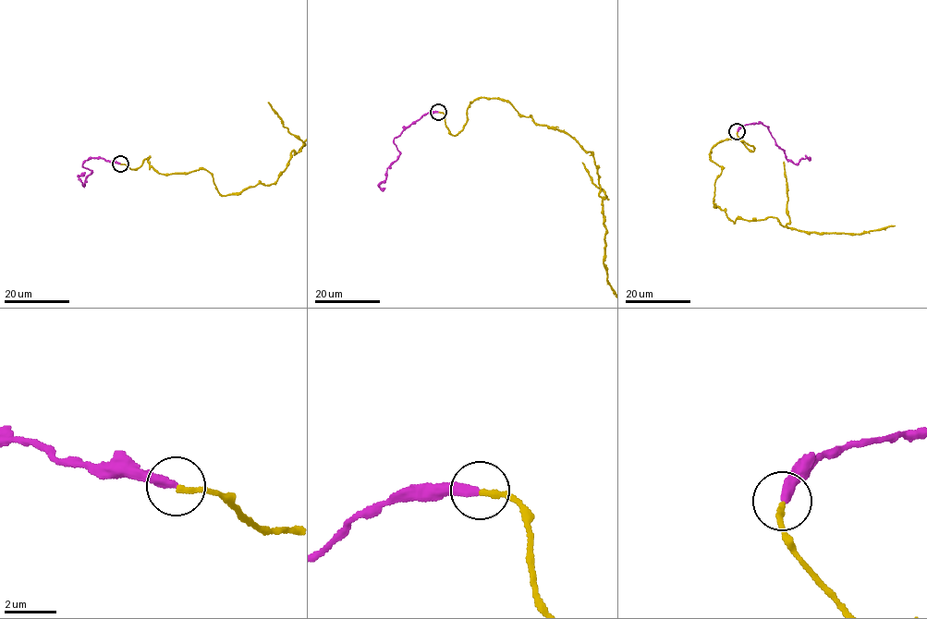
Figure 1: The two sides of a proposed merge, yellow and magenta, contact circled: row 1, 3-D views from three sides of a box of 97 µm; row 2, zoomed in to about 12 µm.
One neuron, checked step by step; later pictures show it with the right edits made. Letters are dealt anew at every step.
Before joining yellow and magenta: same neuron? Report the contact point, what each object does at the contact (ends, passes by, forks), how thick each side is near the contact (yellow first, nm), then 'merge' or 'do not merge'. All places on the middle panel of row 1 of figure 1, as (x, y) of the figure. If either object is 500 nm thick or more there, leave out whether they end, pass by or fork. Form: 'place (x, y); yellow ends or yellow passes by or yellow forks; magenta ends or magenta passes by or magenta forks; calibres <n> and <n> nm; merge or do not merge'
place (438, 112); yellow ends; magenta ends; calibres 220 and 360 nm; merge

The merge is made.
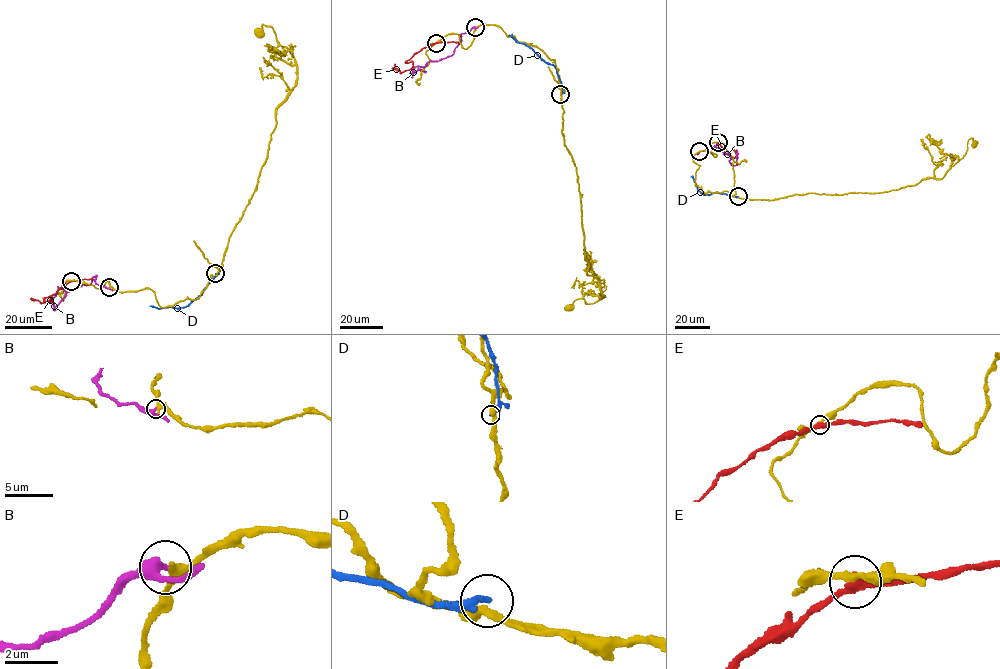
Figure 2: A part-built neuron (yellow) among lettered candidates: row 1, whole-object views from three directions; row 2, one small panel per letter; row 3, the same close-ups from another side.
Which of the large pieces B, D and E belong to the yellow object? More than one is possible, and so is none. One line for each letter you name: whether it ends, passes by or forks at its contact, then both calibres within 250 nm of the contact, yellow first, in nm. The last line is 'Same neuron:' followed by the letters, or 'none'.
Same neuron: none

